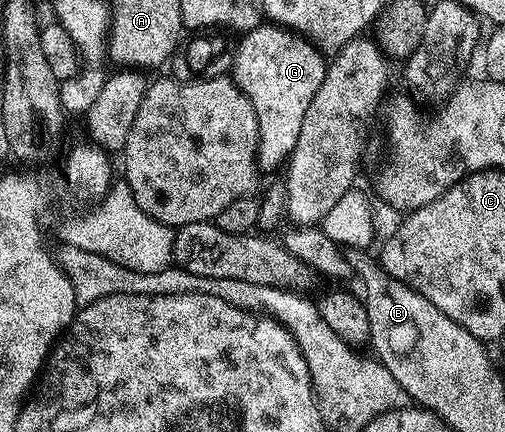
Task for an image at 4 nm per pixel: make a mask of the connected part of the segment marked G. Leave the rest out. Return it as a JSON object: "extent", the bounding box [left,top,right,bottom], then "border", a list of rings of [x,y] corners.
{"extent":[230,23,328,170],"border":[[[261,23],[239,38],[234,49],[230,76],[237,87],[250,99],[254,115],[258,115],[260,151],[258,165],[261,170],[274,169],[291,157],[298,131],[310,99],[322,87],[328,66],[321,53],[306,37],[275,23]]]}

